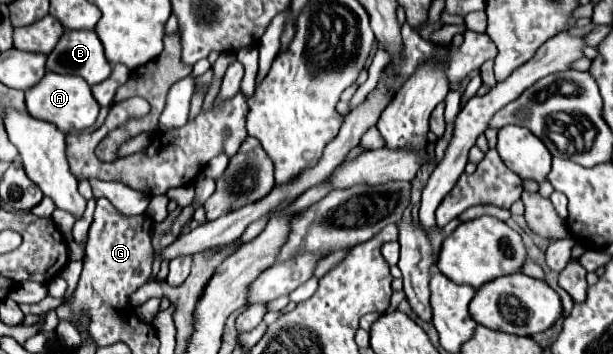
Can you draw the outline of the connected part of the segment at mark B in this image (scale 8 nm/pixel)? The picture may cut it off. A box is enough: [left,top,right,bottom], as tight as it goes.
[47,31,111,85]

